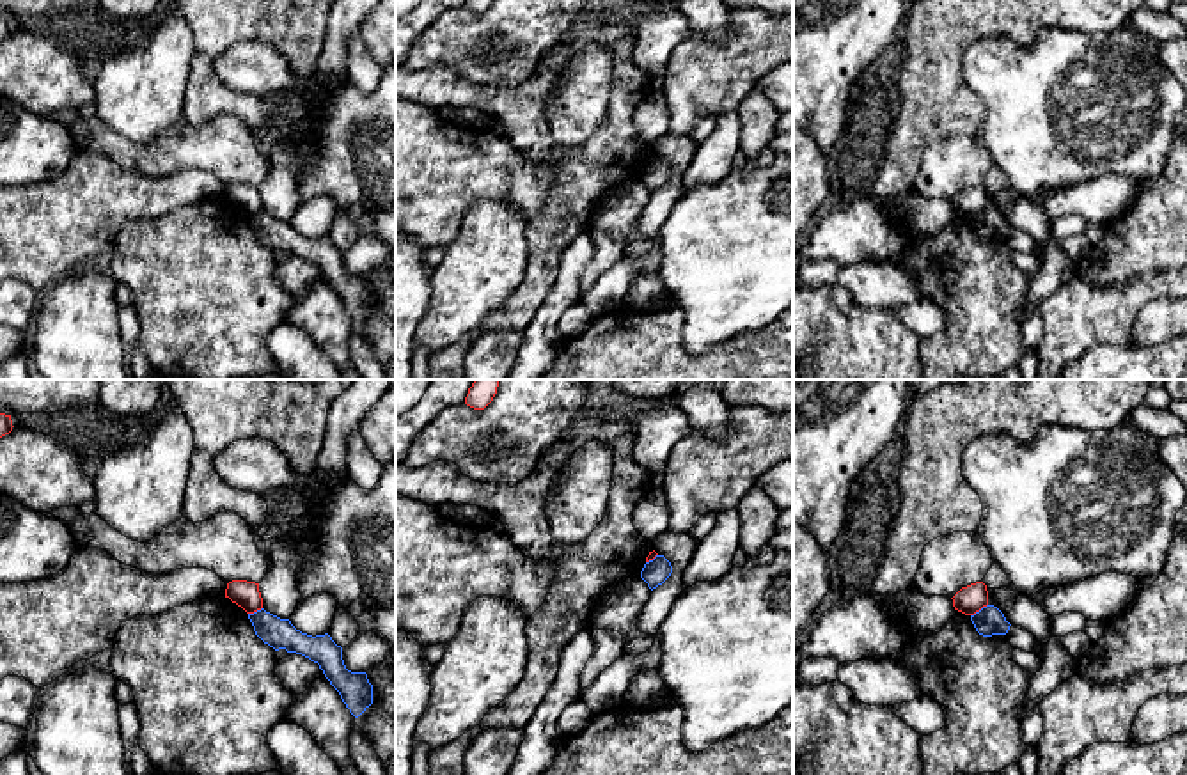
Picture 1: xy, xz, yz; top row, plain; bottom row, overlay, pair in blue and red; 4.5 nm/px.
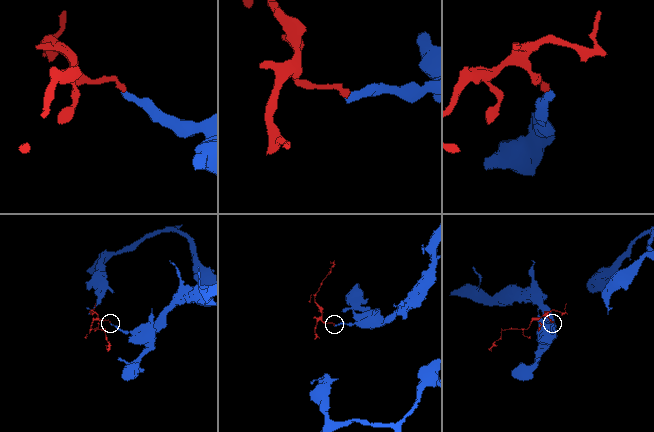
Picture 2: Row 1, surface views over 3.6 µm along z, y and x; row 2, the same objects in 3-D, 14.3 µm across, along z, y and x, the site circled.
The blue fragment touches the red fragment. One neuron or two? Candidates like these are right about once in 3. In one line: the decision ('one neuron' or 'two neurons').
two neurons

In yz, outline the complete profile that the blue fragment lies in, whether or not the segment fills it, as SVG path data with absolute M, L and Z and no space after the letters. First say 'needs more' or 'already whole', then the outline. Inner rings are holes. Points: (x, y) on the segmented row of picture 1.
already whole; M994 605L983 607L979 612L971 615L971 621L976 631L983 637L1006 635L1011 626L1004 614Z

